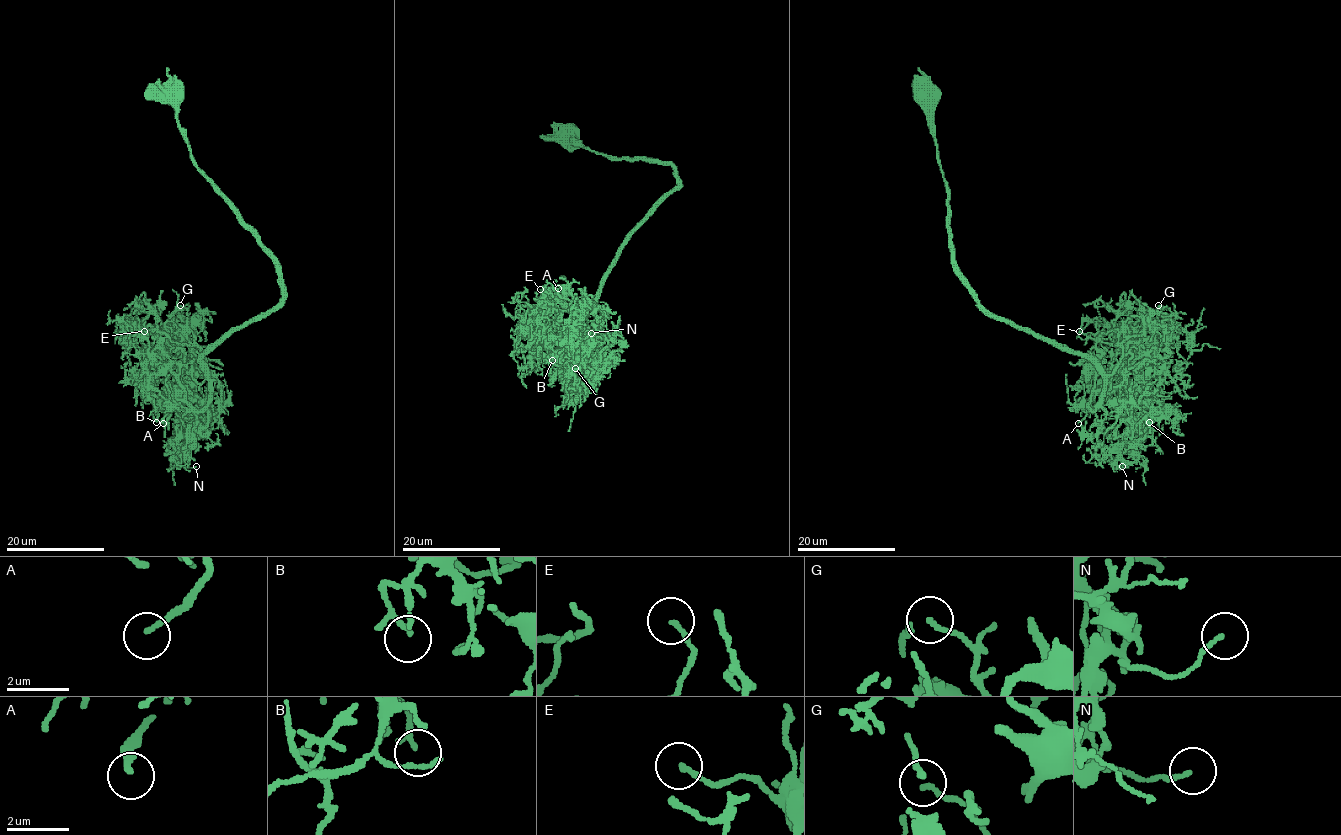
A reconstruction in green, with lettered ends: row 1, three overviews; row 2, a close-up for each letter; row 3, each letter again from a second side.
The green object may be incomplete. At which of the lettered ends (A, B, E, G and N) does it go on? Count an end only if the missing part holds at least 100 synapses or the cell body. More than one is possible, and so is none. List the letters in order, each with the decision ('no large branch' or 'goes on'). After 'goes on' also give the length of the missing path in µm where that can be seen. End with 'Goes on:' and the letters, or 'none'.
A: goes on | 15 µm
B: no large branch
E: no large branch
G: no large branch
N: no large branch
Goes on: A

